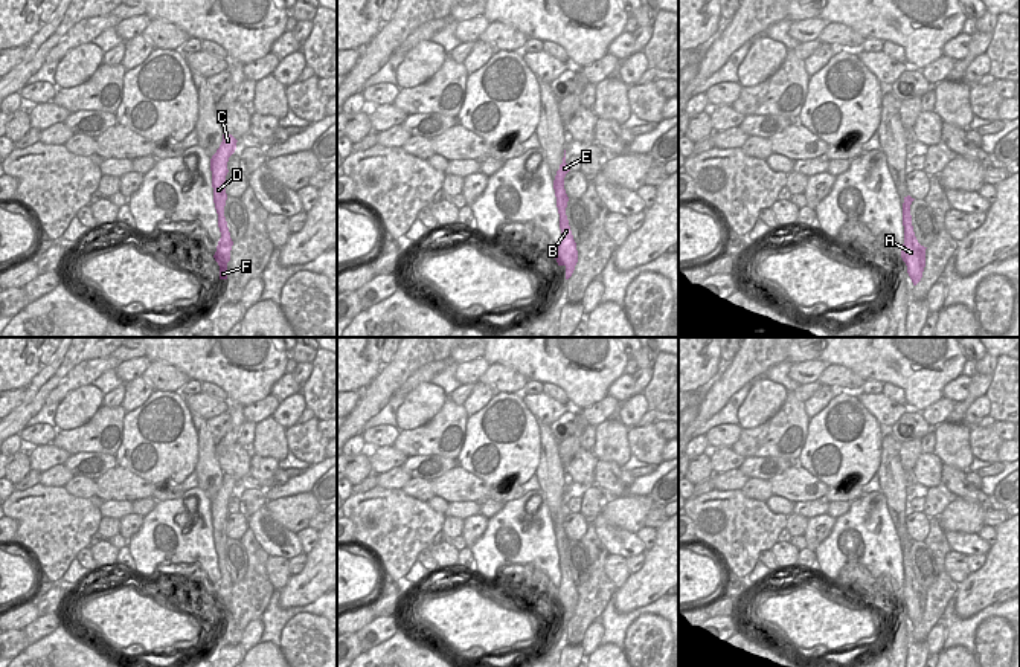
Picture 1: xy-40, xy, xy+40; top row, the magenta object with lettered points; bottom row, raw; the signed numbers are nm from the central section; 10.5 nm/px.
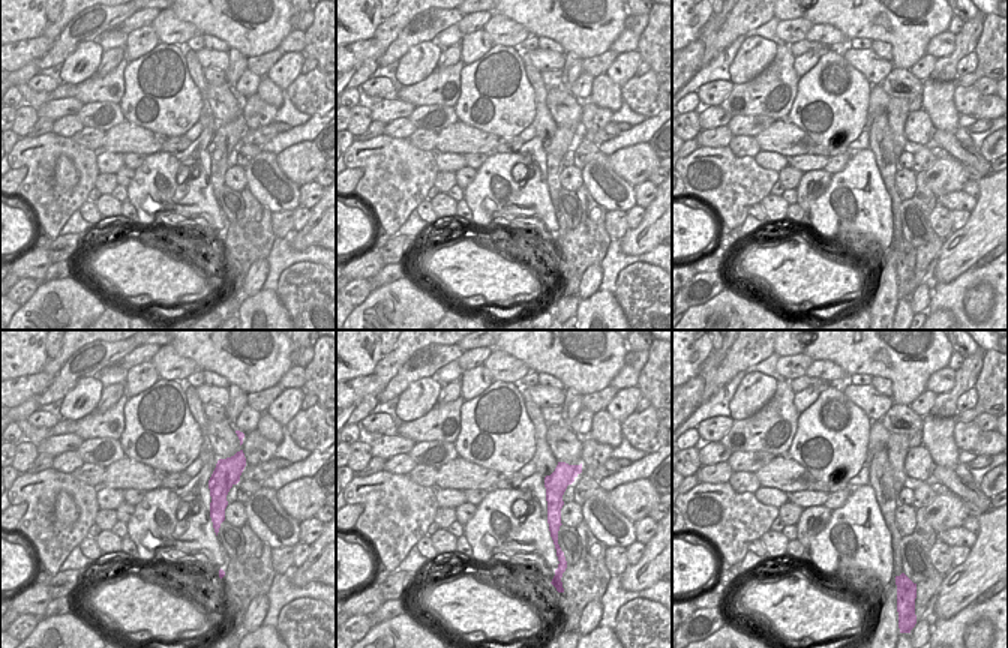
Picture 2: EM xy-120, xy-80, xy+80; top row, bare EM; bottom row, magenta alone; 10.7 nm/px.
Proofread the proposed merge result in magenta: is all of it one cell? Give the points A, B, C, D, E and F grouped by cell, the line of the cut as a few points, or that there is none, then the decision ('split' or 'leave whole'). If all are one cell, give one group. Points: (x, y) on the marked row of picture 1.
A B C D E F | no cut | leave whole

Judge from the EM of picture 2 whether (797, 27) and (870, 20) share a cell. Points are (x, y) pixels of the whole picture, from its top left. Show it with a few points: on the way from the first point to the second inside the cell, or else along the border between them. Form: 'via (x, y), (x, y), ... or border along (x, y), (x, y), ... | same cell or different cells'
border along (803, 17), (813, 24) | different cells

